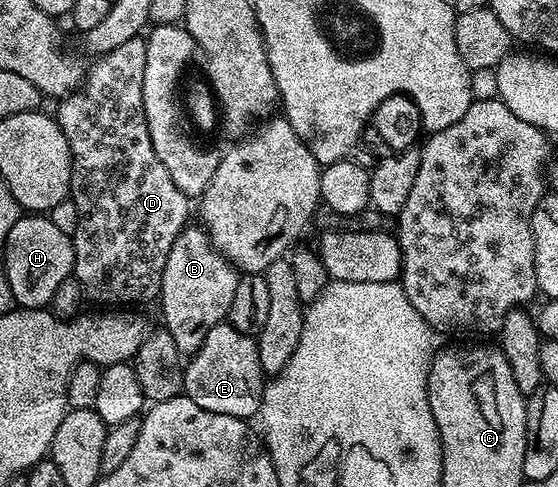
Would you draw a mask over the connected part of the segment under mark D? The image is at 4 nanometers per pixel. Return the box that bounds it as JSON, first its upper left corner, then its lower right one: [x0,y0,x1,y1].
[54,37,189,305]

